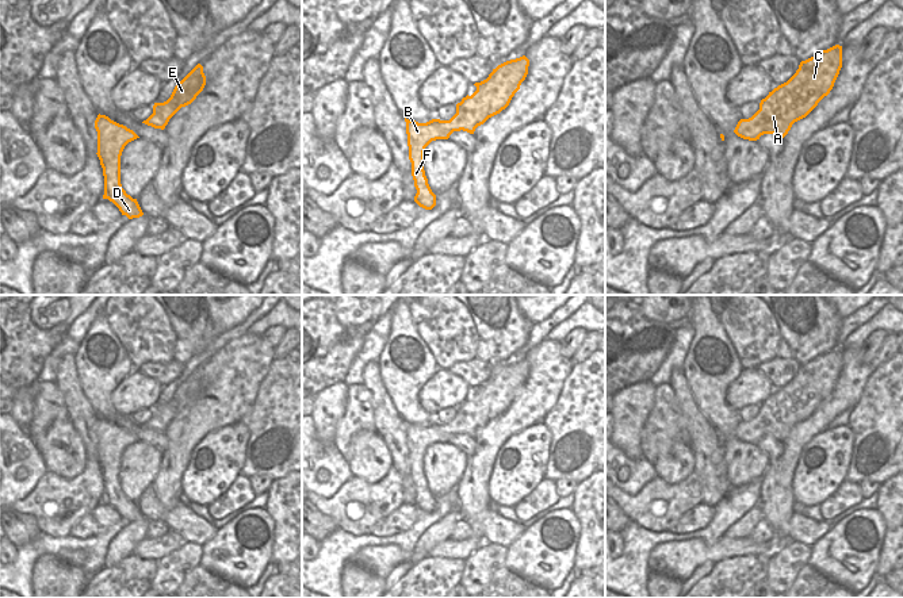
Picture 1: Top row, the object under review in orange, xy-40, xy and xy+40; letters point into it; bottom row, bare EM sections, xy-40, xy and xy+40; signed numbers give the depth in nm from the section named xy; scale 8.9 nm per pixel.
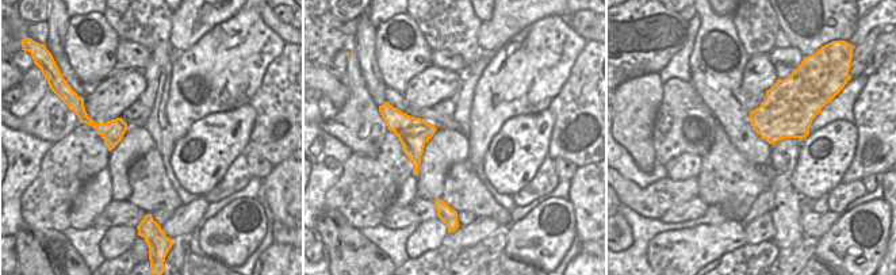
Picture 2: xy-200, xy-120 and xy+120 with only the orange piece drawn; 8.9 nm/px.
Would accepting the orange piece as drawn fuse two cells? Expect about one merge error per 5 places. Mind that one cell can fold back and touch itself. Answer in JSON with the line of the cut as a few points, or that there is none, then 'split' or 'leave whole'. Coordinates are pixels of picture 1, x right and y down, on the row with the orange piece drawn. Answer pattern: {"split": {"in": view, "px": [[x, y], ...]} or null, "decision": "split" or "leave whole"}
{"split": null, "decision": "leave whole"}

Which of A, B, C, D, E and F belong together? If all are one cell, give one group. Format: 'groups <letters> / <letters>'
groups A B C D E F

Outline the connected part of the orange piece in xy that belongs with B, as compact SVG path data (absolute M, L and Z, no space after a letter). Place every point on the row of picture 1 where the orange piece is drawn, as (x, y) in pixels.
M525 55L498 65L486 80L474 84L477 91L456 104L456 114L449 120L418 123L405 118L412 176L417 189L414 202L420 207L432 210L436 206L436 195L424 170L425 147L432 141L448 139L454 131L474 134L478 126L505 110L525 80L528 66L529 60Z

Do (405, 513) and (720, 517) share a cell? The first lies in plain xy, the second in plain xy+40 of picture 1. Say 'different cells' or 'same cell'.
different cells

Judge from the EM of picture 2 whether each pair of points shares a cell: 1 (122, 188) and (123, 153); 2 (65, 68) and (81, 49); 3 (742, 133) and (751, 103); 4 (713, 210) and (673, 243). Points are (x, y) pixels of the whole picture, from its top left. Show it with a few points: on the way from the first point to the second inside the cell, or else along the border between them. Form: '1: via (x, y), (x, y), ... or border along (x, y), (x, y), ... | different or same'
1: via (121, 180), (121, 161) | same
2: border along (64, 54), (76, 76), (88, 90) | different
3: border along (746, 96), (746, 109), (749, 111) | different
4: border along (724, 221), (670, 229), (662, 233) | different

